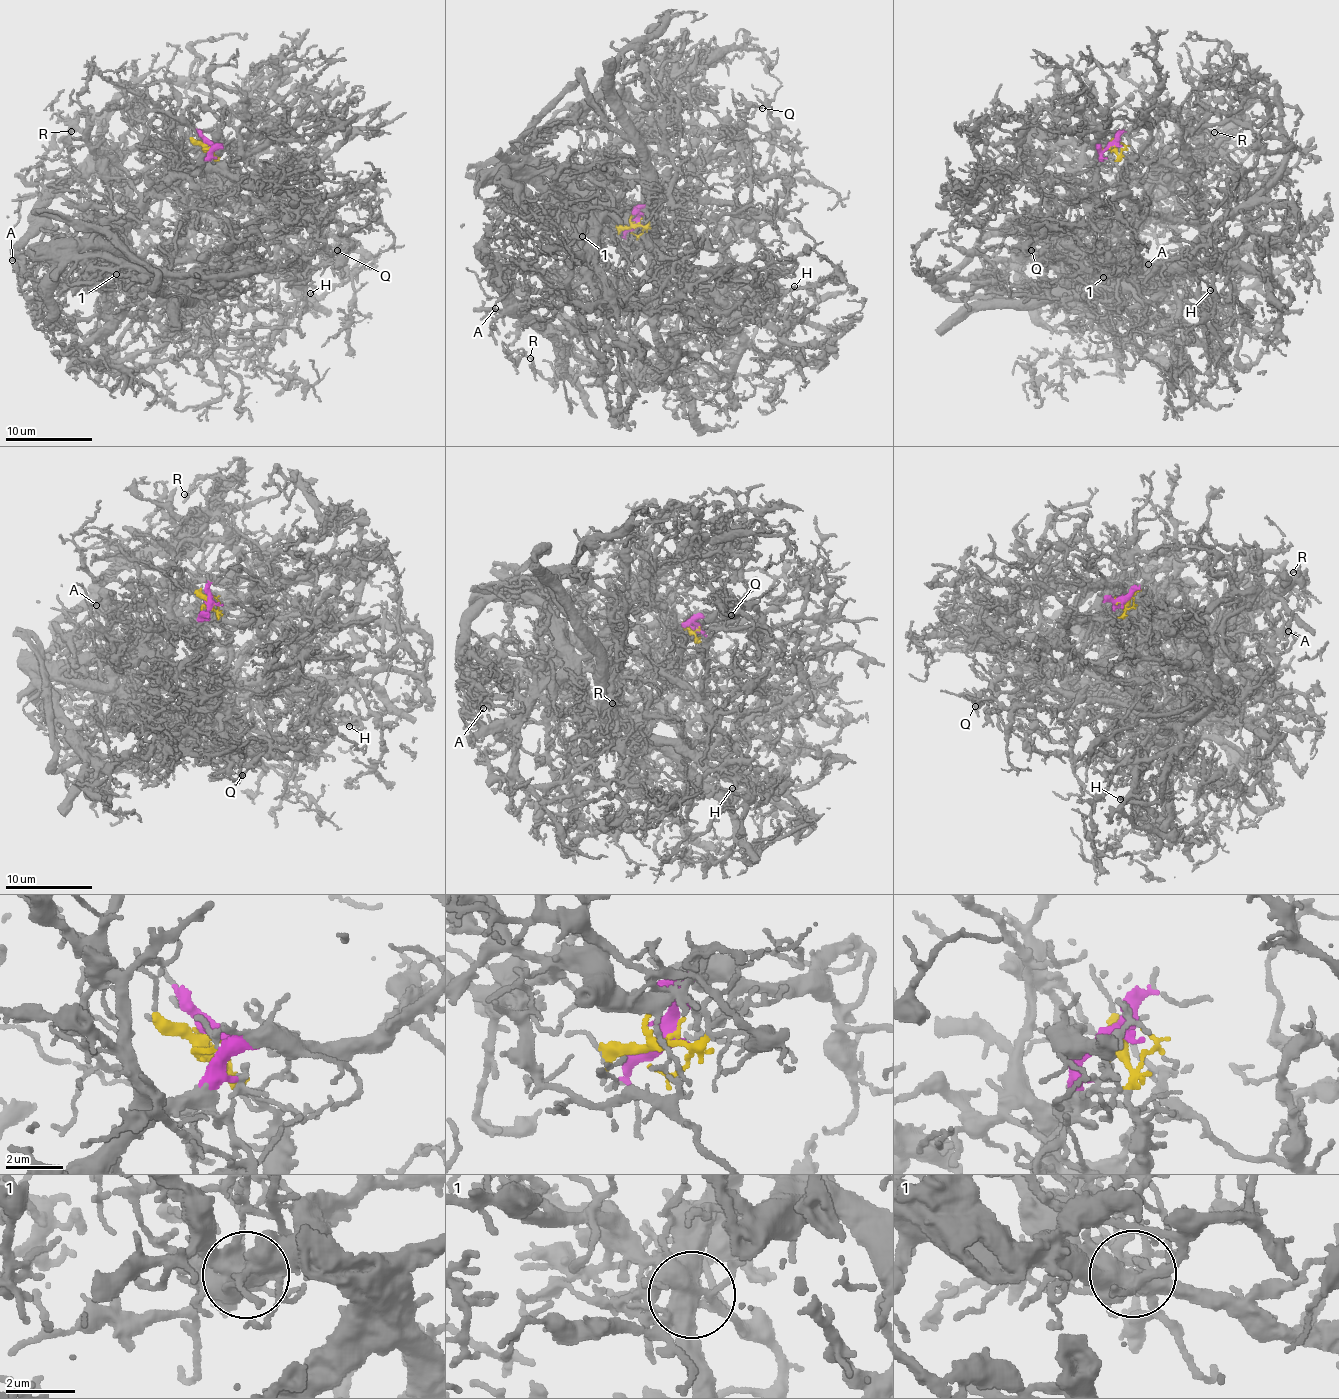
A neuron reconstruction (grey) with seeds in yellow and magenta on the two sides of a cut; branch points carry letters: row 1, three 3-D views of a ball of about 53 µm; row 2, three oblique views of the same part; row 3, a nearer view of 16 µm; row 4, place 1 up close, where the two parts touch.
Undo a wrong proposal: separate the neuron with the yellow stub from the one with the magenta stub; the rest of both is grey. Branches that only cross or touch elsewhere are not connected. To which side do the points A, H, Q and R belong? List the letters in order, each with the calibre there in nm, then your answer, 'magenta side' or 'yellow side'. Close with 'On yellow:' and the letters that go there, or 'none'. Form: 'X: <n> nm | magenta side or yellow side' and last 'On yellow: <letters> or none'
A: 140 nm | magenta side
H: 110 nm | yellow side
Q: 140 nm | yellow side
R: 170 nm | magenta side
On yellow: H, Q

